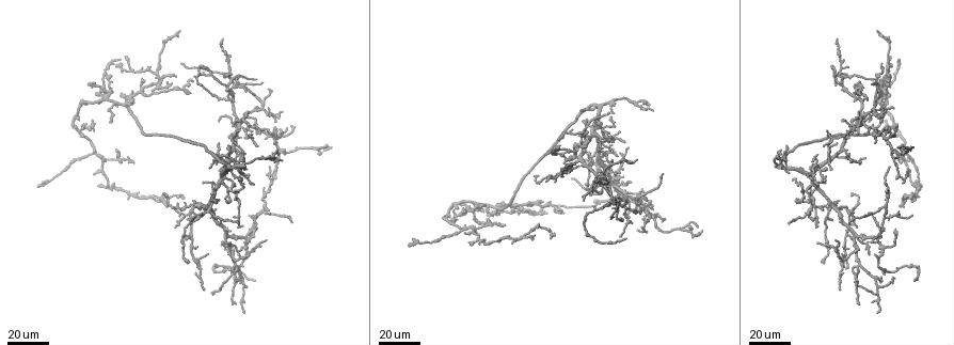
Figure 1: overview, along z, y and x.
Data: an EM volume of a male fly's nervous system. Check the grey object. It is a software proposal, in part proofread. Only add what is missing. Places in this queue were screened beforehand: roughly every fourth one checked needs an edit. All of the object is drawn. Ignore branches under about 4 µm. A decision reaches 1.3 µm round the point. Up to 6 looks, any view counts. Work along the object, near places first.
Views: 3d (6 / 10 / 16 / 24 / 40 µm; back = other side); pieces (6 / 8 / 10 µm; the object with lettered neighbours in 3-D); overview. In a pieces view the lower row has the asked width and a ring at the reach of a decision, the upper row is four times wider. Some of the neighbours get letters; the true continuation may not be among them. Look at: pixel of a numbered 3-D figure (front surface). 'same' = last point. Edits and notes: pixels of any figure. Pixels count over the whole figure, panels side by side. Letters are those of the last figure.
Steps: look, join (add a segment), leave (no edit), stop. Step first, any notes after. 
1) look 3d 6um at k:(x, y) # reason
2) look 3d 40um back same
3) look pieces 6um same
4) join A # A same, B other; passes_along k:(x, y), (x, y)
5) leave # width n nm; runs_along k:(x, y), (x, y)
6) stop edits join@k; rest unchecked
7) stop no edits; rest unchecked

look 3d 24um at 1:(230, 73) # free end

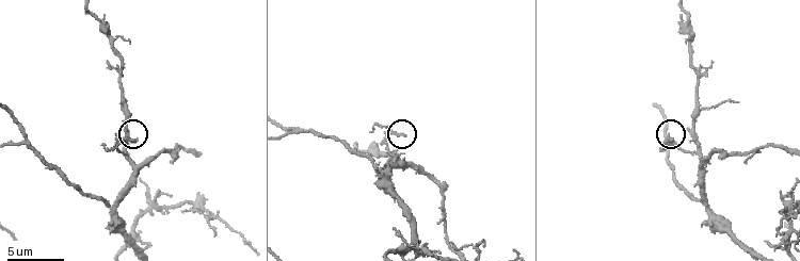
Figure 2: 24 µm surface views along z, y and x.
look pieces 10um at 2:(136, 138)

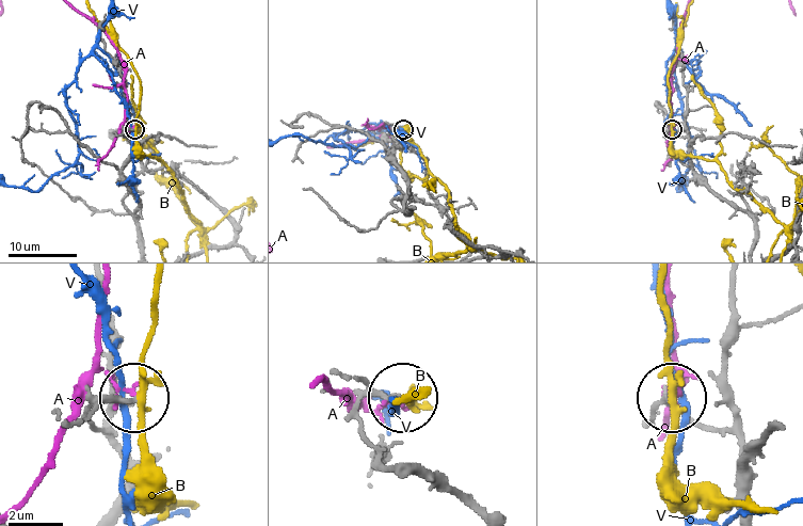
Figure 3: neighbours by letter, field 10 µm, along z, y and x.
leave # A other, B other, V other; none of them fits

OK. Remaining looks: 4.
look 3d 24um at 1:(245, 167) # an open end

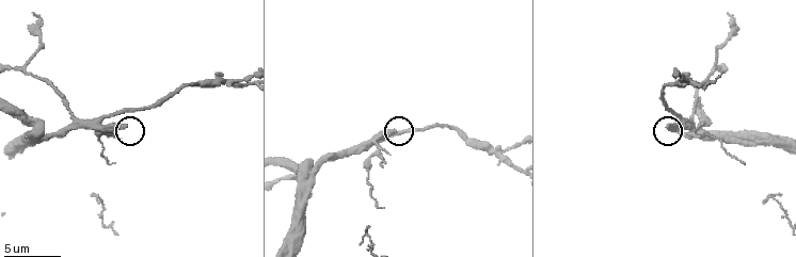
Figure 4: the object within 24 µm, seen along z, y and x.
look pieces 10um at 4:(668, 125)

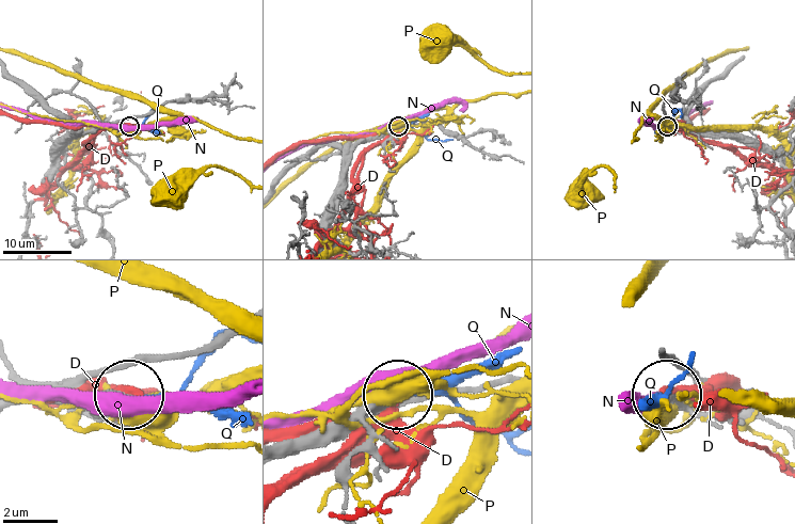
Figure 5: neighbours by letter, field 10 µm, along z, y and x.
join Q # D other, N other, P other, Q same; the neuron continues

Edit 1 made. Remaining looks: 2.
look 3d 24um at 1:(837, 144) # branch stops here

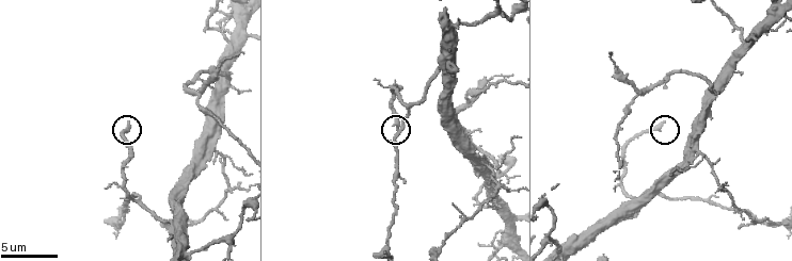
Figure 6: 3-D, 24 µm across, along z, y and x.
look pieces 10um at 6:(662, 123)

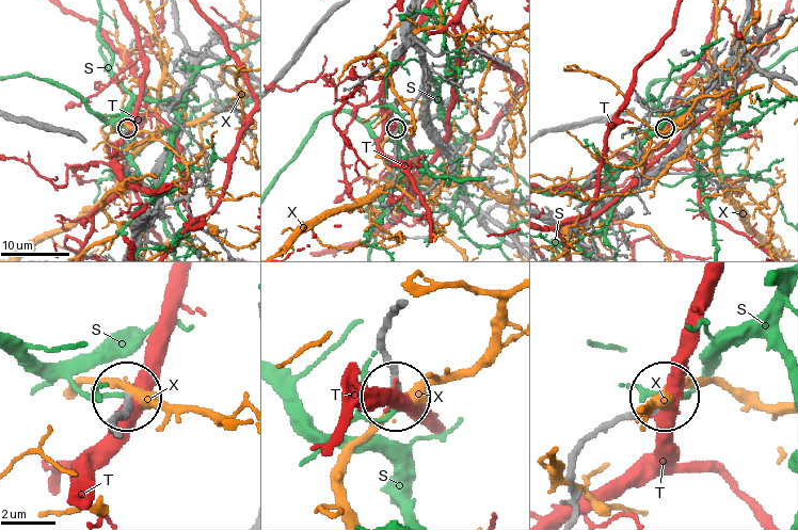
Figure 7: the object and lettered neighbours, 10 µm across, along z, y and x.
leave # S other, T other, X other; none of them fits

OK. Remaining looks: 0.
stop edits join@5; rest unchecked

